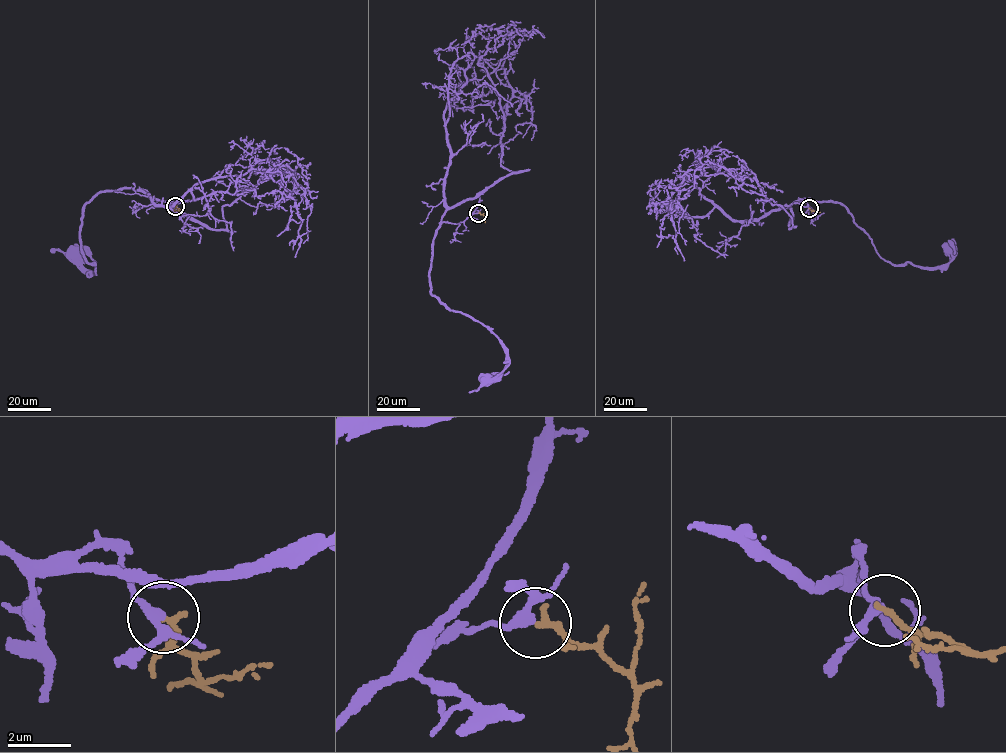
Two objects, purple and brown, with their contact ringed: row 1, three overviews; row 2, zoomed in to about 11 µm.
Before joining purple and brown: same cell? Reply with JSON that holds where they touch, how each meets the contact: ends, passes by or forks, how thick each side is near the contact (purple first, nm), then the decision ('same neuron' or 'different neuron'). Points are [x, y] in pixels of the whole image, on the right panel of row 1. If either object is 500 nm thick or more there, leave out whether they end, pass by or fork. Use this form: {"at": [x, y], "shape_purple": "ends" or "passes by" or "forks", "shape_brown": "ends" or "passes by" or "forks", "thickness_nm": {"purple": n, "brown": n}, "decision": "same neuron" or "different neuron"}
{"at": [809, 208], "shape_purple": "forks", "shape_brown": "ends", "thickness_nm": {"purple": 180, "brown": 200}, "decision": "different neuron"}

